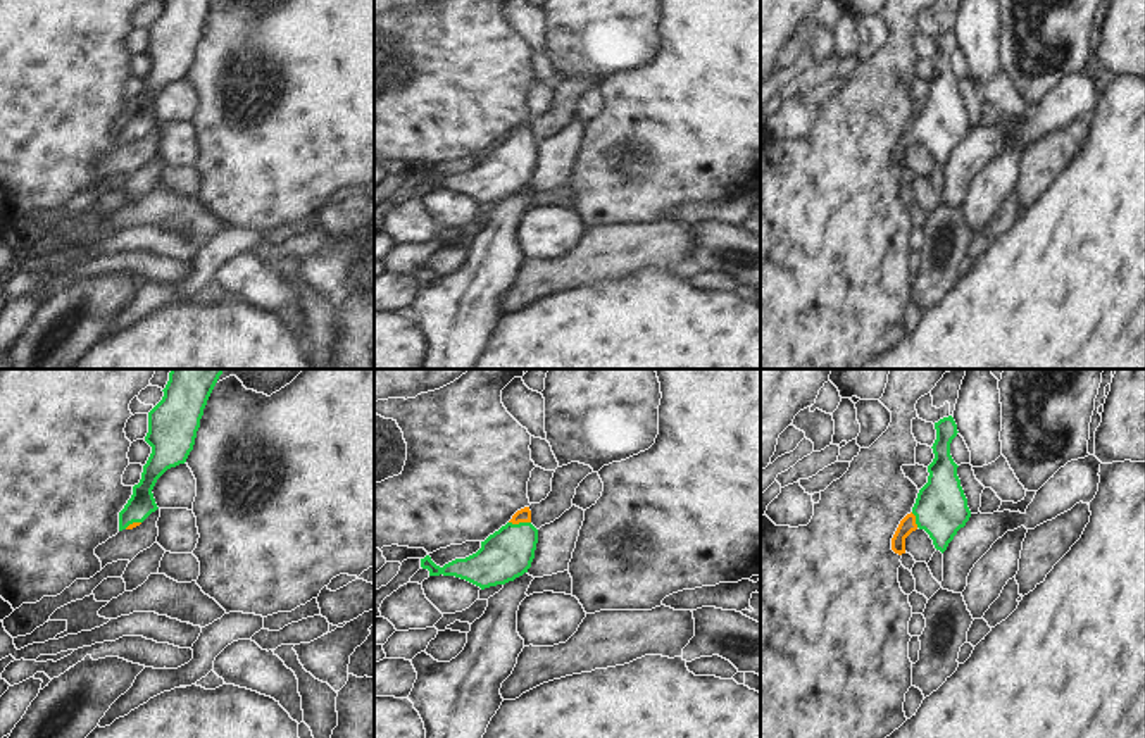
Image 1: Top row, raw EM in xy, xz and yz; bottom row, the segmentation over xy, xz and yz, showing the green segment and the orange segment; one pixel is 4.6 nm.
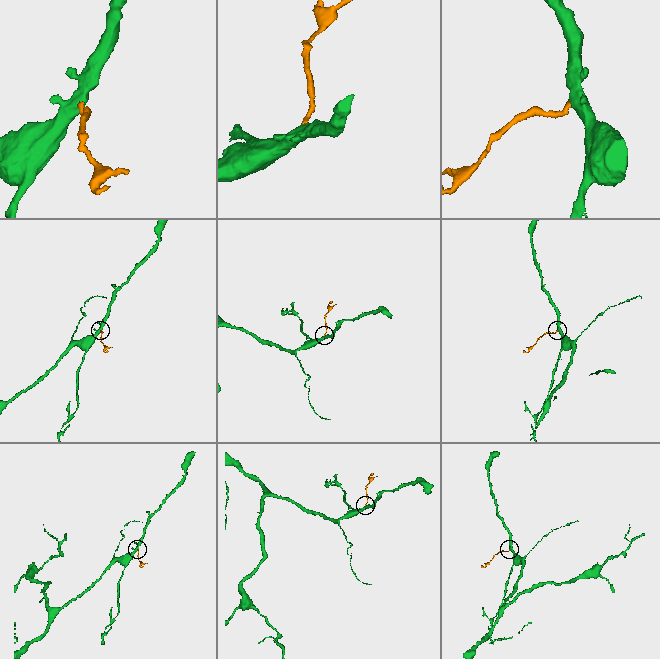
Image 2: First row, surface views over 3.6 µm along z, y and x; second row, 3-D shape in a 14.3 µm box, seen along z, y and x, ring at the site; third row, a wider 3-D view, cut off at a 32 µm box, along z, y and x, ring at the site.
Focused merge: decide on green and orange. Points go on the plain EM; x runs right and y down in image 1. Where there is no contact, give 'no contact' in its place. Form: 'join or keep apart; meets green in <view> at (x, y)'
join; meets green in xz at (519, 137)

